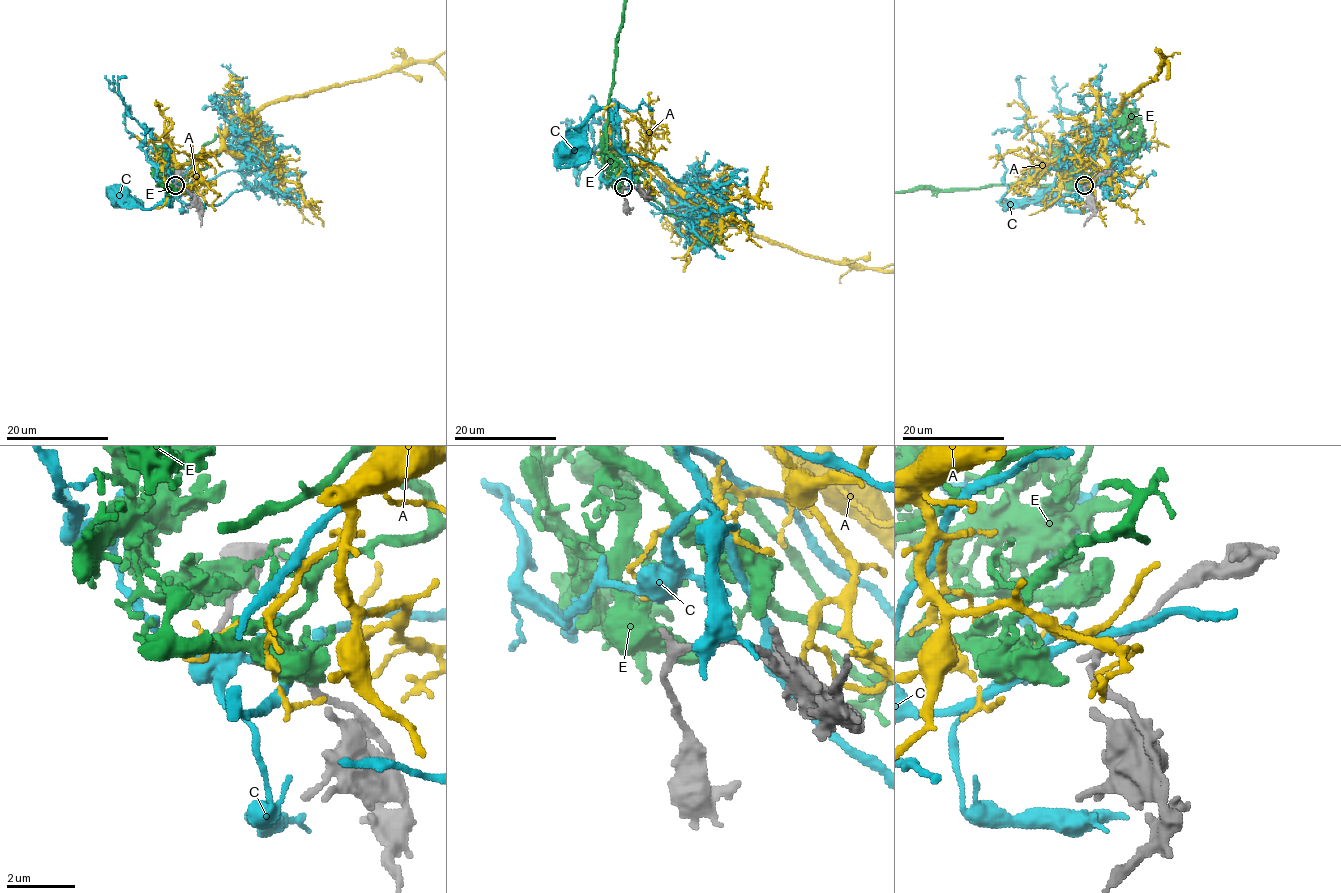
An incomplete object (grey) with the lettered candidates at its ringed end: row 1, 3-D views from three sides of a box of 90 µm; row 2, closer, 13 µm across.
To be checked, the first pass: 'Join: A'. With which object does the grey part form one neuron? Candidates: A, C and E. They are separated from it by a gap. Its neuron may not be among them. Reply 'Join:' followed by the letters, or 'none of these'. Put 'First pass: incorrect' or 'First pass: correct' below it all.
Join: none of these
First pass: incorrect

